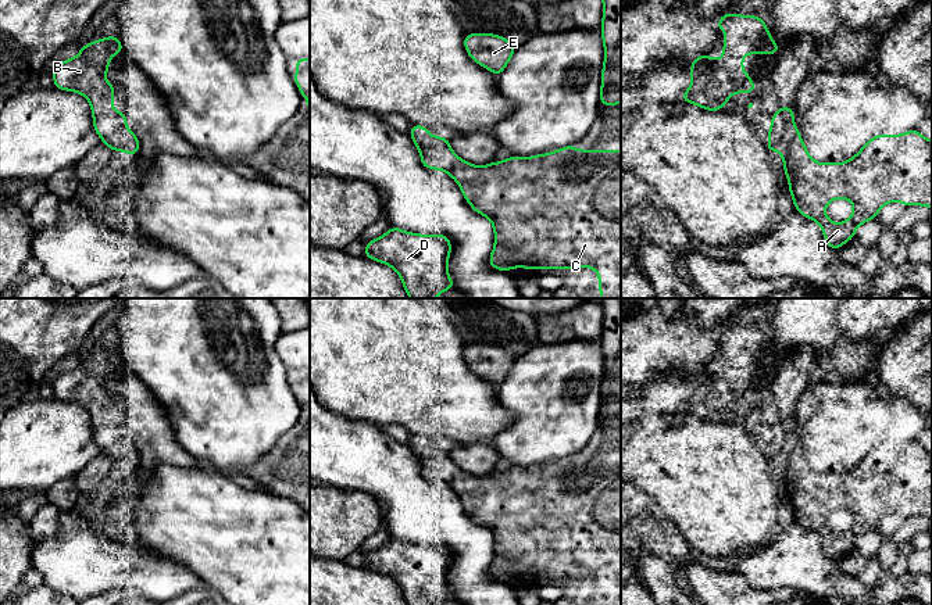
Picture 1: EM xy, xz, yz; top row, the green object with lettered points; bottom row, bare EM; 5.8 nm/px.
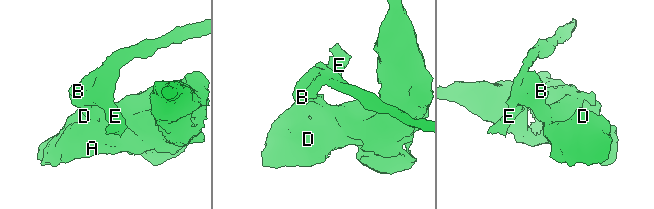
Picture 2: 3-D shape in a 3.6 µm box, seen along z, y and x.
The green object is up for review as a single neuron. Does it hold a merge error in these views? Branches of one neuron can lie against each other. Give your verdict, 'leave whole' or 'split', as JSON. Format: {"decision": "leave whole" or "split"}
{"decision": "split"}

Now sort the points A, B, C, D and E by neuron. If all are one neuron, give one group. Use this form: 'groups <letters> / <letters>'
groups A C D / B E

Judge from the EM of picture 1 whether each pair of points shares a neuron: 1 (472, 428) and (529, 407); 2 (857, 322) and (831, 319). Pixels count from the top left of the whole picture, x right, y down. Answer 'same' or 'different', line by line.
1: different
2: same

